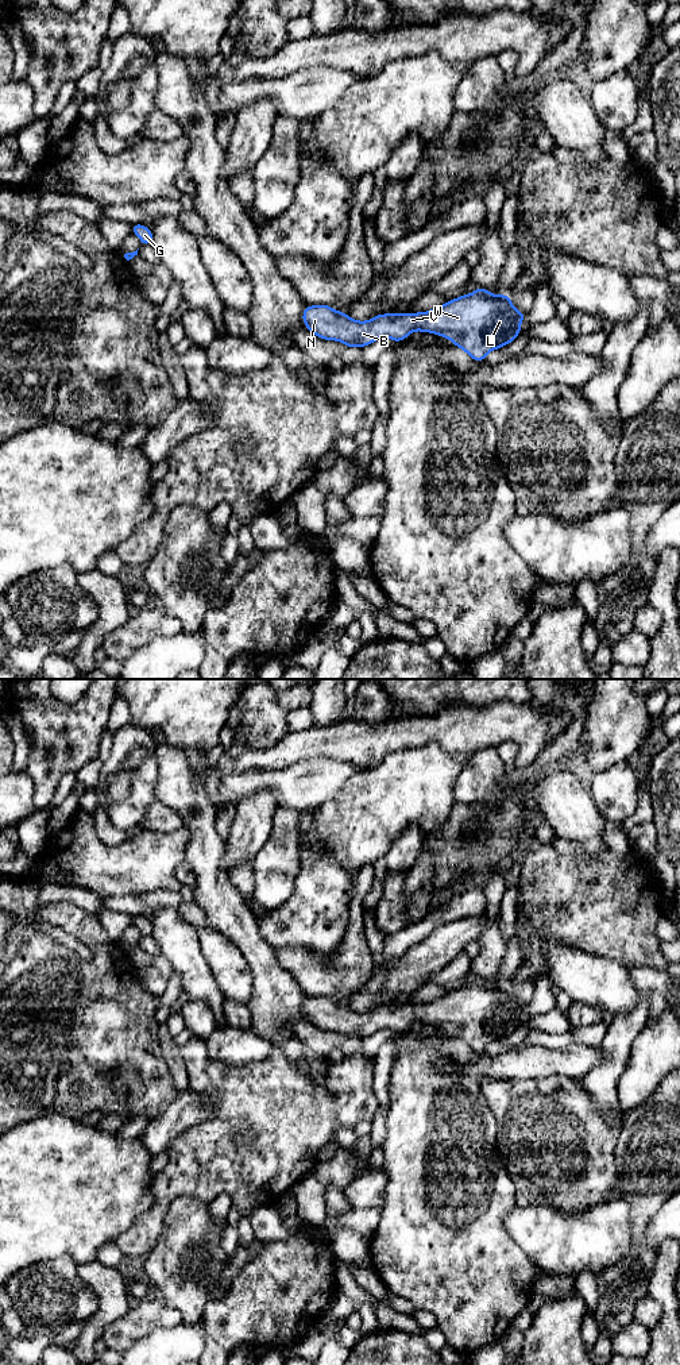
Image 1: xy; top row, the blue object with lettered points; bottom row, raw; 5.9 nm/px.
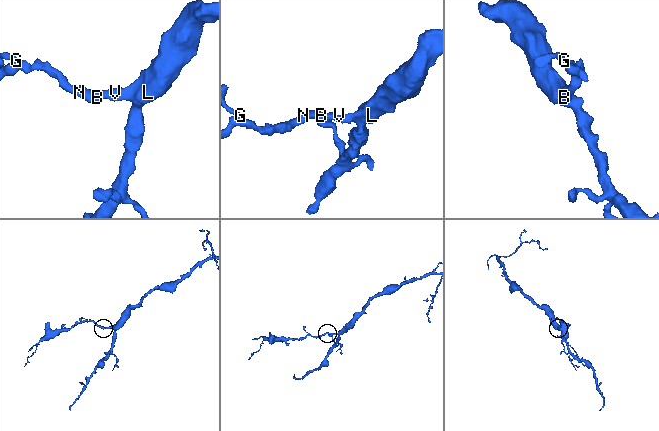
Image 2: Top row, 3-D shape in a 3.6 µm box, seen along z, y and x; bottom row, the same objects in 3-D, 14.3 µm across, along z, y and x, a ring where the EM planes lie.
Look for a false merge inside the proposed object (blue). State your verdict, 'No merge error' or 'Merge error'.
No merge error

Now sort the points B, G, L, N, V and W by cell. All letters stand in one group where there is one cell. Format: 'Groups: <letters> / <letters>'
Groups: B G L N V W

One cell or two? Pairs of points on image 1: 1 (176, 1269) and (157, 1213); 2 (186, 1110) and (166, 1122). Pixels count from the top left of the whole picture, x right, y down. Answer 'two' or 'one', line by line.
1: two
2: one

